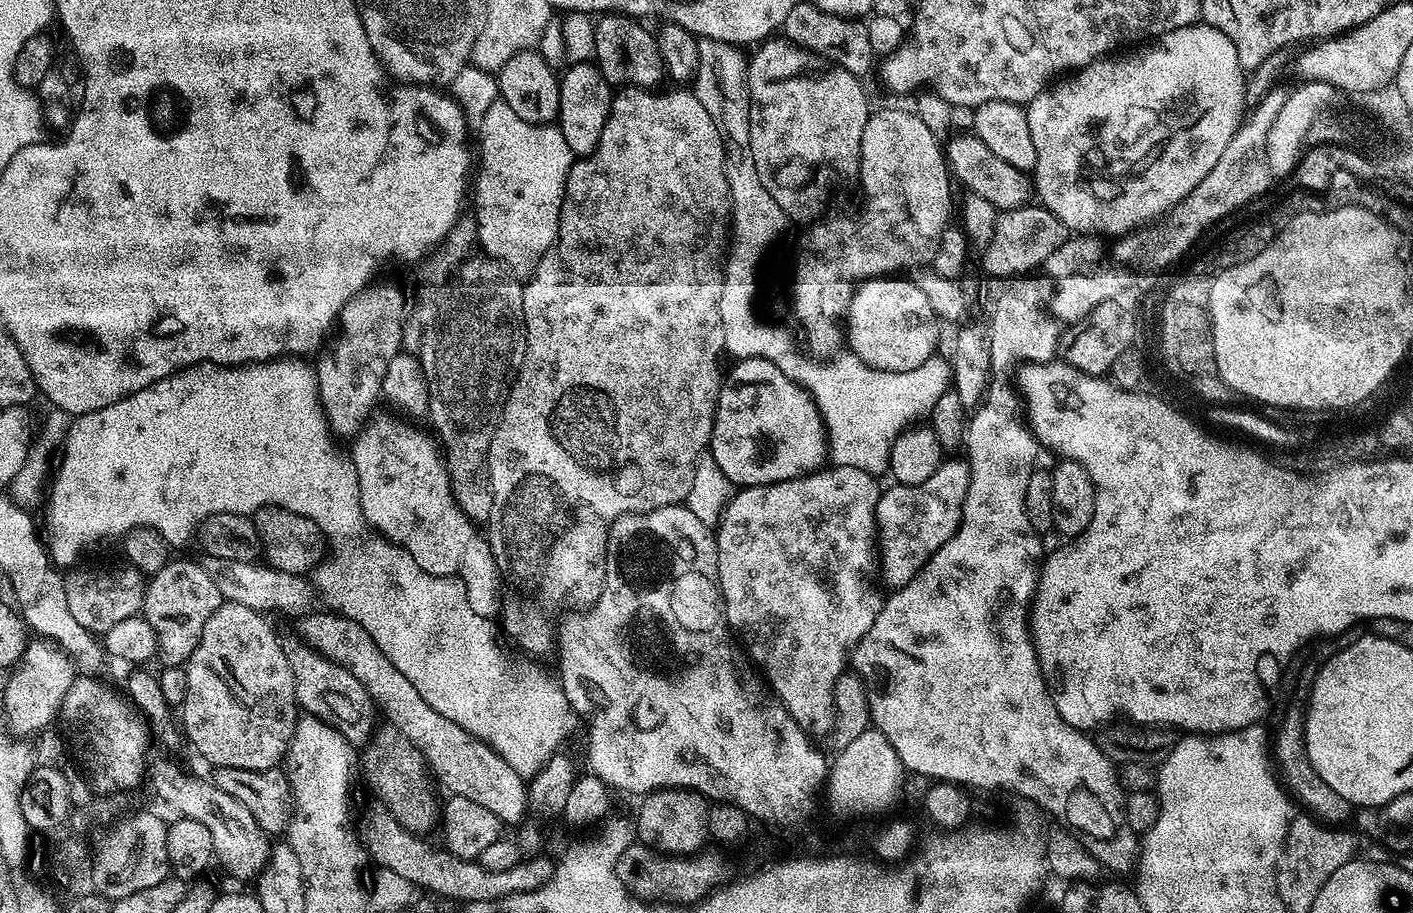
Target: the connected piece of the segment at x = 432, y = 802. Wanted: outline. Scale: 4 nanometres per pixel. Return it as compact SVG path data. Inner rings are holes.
M388 730L381 740L376 740L368 748L368 753L362 756L362 776L368 779L368 784L377 792L379 803L394 814L396 821L400 823L408 832L417 834L428 834L432 827L438 824L438 809L441 807L441 797L436 797L438 793L437 785L434 783L434 777L428 767L424 756L404 736L397 734L395 731Z

